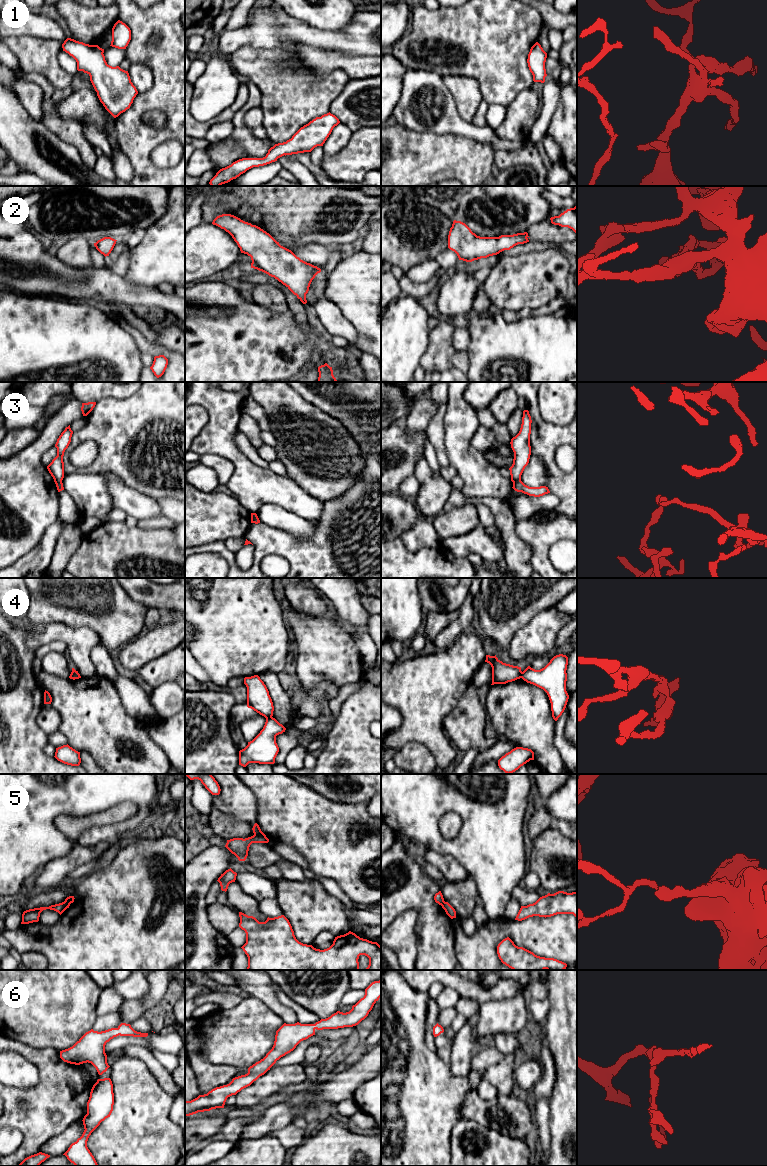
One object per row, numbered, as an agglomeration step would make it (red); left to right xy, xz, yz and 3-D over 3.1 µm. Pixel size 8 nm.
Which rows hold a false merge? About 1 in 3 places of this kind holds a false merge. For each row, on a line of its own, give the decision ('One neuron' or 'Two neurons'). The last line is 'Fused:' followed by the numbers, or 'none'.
1: One neuron
2: One neuron
3: Two neurons
4: Two neurons
5: Two neurons
6: One neuron
Fused: 3, 4, 5

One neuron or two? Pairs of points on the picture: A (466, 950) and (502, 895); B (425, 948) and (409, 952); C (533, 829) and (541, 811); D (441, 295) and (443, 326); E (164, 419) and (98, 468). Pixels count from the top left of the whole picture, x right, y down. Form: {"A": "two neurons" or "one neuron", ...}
{"A": "two neurons", "B": "two neurons", "C": "one neuron", "D": "two neurons", "E": "one neuron"}

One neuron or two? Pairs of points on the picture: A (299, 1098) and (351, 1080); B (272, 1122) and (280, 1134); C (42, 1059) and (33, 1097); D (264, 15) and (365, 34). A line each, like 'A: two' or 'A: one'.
A: one
B: two
C: one
D: one

